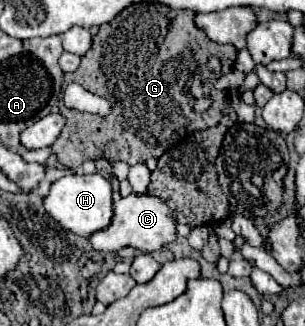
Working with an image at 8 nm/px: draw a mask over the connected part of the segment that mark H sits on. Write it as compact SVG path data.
M99 173L93 175L65 175L51 183L49 193L43 197L45 211L67 231L73 231L81 237L89 237L97 229L105 229L109 225L109 217L113 215L113 199L111 185Z

